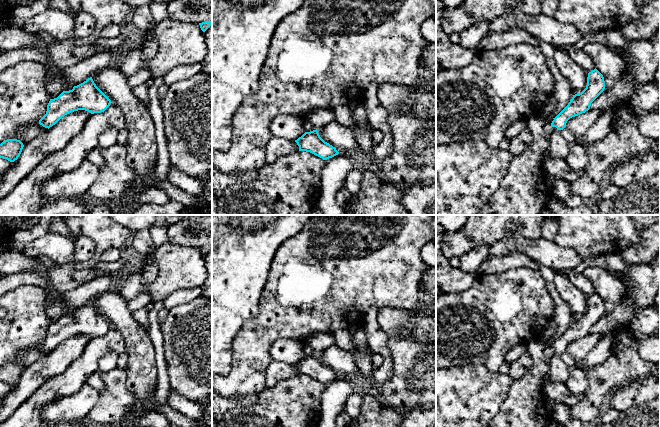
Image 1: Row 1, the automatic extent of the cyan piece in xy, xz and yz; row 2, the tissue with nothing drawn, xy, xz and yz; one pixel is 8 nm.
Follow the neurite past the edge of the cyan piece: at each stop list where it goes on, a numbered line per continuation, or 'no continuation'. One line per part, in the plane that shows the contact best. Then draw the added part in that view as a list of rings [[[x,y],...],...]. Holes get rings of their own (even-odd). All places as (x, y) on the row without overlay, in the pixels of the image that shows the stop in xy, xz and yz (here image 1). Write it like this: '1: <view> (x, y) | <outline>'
1: yz (549, 353) | [[[550,347],[545,349],[545,357],[546,357],[546,360],[549,364],[550,364],[551,358],[553,356],[555,356],[556,354],[557,354],[557,352],[552,351]]]

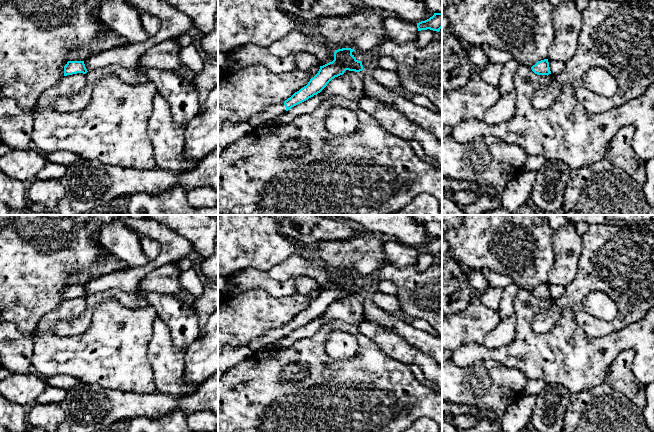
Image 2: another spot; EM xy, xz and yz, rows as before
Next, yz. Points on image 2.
no continuation

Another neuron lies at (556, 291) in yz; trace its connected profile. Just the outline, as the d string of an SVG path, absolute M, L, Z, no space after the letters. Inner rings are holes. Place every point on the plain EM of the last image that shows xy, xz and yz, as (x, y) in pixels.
M548 284L551 298L560 298L565 290L565 286Z

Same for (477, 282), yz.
M471 269L467 274L468 285L474 295L483 295L489 287L488 281L481 270Z

